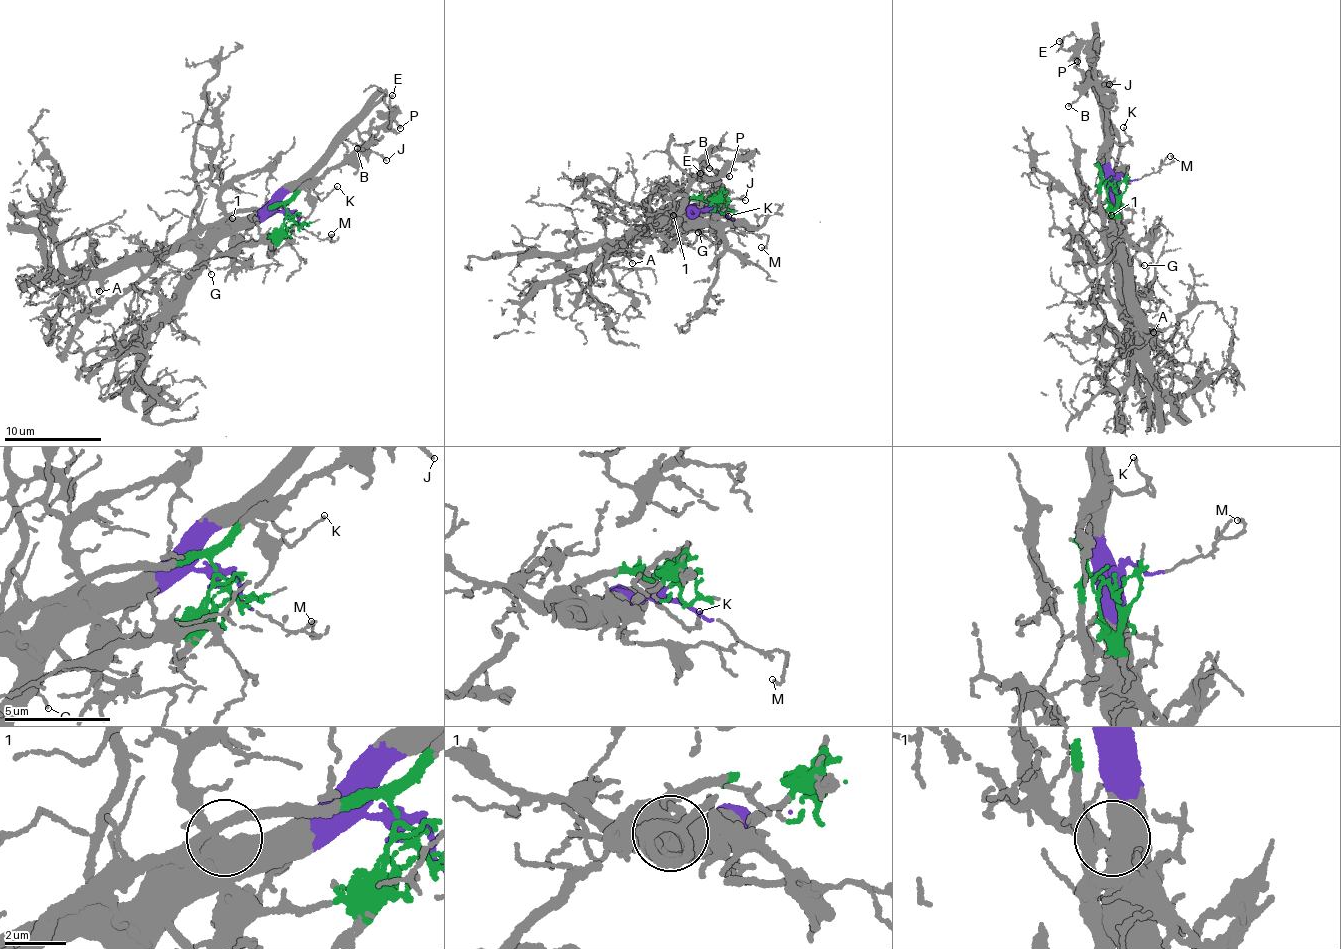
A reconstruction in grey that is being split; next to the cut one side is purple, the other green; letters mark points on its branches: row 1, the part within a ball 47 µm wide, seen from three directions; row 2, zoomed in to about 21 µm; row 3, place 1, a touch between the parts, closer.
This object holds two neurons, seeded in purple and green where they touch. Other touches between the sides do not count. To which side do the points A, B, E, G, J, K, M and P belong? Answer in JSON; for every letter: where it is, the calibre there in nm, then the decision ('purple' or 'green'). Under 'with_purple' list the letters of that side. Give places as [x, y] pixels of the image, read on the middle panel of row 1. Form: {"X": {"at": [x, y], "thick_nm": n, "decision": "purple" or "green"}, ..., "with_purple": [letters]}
{"A": {"at": [632, 263], "thick_nm": 130, "decision": "purple"}, "B": {"at": [709, 168], "thick_nm": 130, "decision": "green"}, "E": {"at": [700, 173], "thick_nm": 140, "decision": "green"}, "G": {"at": [698, 232], "thick_nm": 80, "decision": "purple"}, "J": {"at": [745, 200], "thick_nm": 150, "decision": "green"}, "K": {"at": [728, 216], "thick_nm": 120, "decision": "green"}, "M": {"at": [761, 247], "thick_nm": 130, "decision": "purple"}, "P": {"at": [729, 176], "thick_nm": 170, "decision": "green"}, "with_purple": ["A", "G", "M"]}

